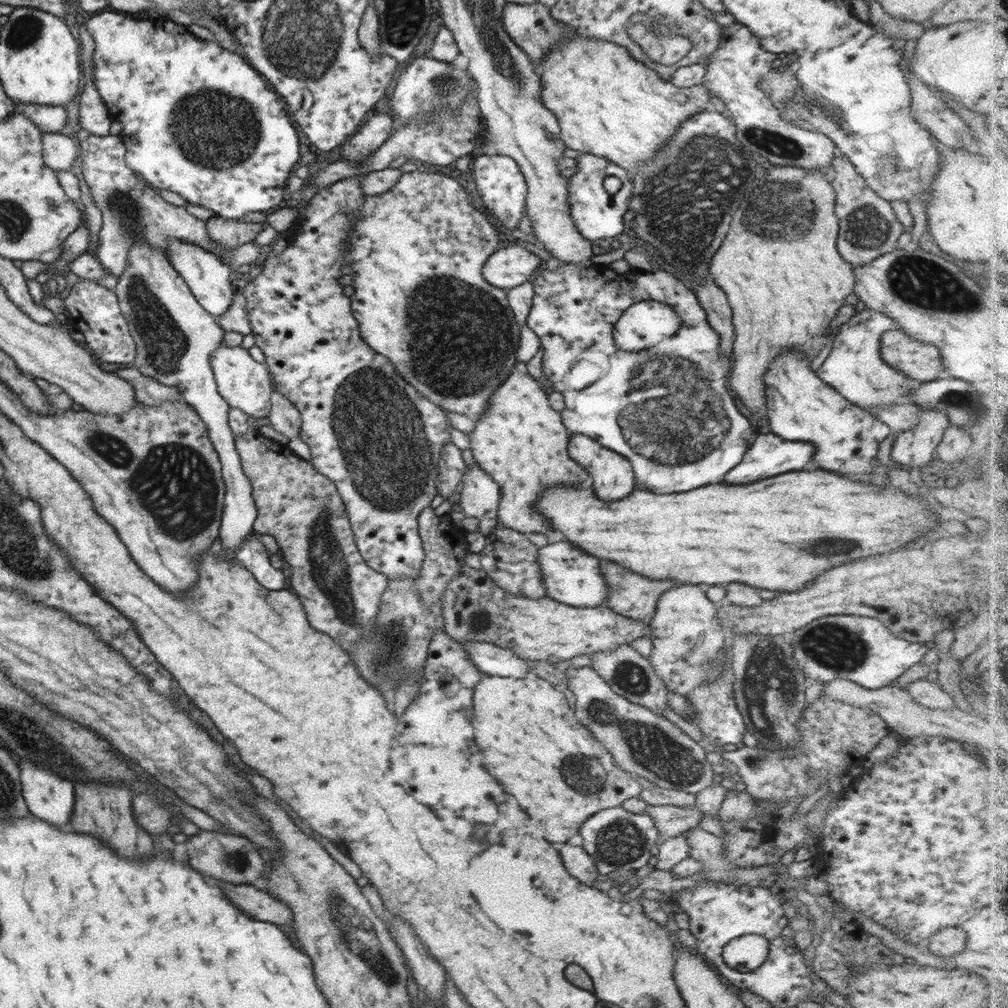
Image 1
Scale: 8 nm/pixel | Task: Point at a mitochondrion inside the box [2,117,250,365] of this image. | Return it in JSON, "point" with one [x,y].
{"point":[129,214]}

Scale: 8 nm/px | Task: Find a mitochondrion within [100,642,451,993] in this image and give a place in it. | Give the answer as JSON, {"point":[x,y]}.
{"point":[357,932]}

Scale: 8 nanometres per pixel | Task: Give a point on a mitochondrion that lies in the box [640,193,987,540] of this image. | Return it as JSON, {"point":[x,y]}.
{"point":[867,228]}

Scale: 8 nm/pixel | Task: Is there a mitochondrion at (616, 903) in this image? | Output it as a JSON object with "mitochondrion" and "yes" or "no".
{"mitochondrion":"no"}

